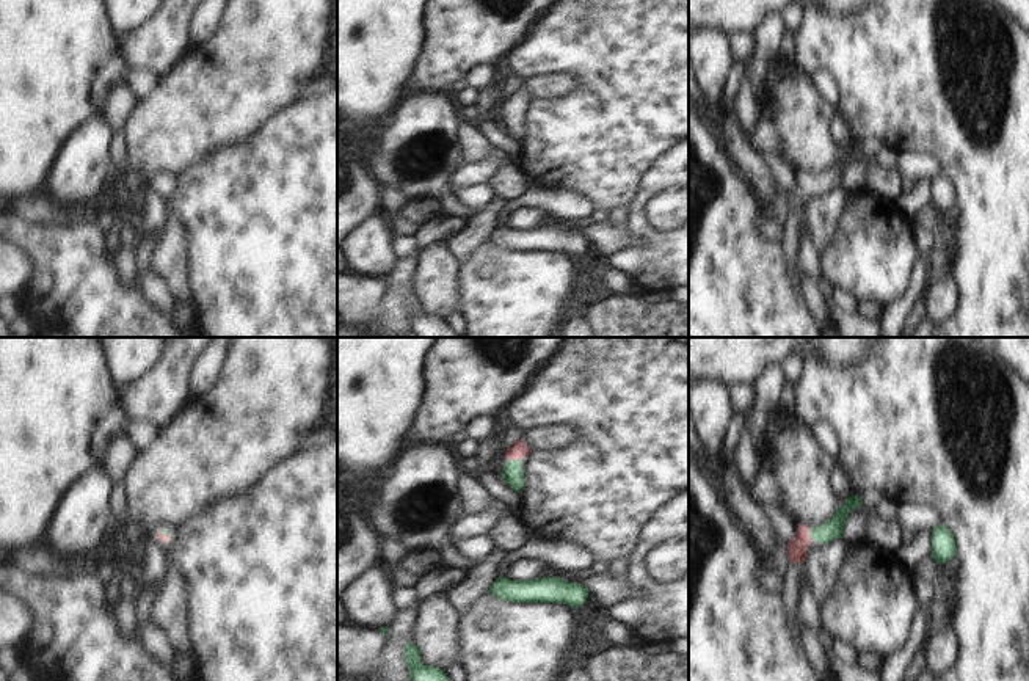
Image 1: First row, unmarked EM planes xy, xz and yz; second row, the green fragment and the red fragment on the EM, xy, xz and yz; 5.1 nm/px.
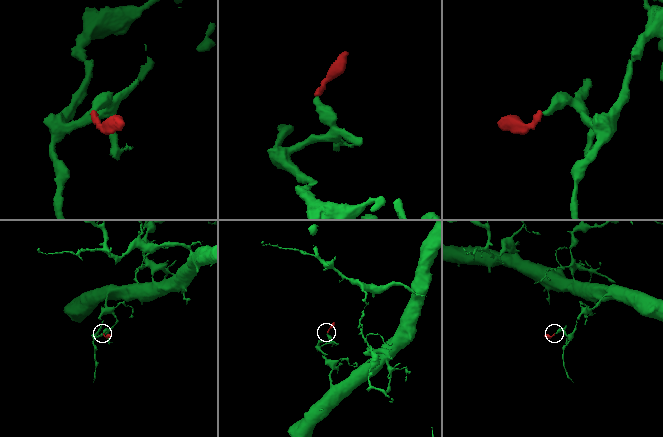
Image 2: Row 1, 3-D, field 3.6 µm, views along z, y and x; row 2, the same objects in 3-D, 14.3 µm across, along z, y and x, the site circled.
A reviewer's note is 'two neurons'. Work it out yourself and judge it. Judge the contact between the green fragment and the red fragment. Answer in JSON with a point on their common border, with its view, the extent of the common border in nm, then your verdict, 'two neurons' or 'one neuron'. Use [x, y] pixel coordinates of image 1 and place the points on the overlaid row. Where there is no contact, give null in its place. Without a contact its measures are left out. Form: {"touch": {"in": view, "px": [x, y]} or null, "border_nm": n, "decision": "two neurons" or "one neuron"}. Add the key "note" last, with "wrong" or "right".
{"touch": {"in": "xz", "px": [513, 460]}, "border_nm": 60, "decision": "one neuron", "note": "wrong"}

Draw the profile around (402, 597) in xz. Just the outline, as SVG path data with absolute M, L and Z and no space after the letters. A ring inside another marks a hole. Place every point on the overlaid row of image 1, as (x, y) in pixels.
M394 587L391 593L391 603L392 606L400 609L416 609L417 607L417 598L414 587Z

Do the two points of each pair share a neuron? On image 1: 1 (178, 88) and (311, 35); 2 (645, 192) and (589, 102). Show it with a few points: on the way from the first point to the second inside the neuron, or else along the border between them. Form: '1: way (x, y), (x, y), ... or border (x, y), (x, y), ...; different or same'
1: way (210, 88), (229, 87), (278, 38); same
2: border (662, 154), (647, 170), (634, 198), (626, 204); different

